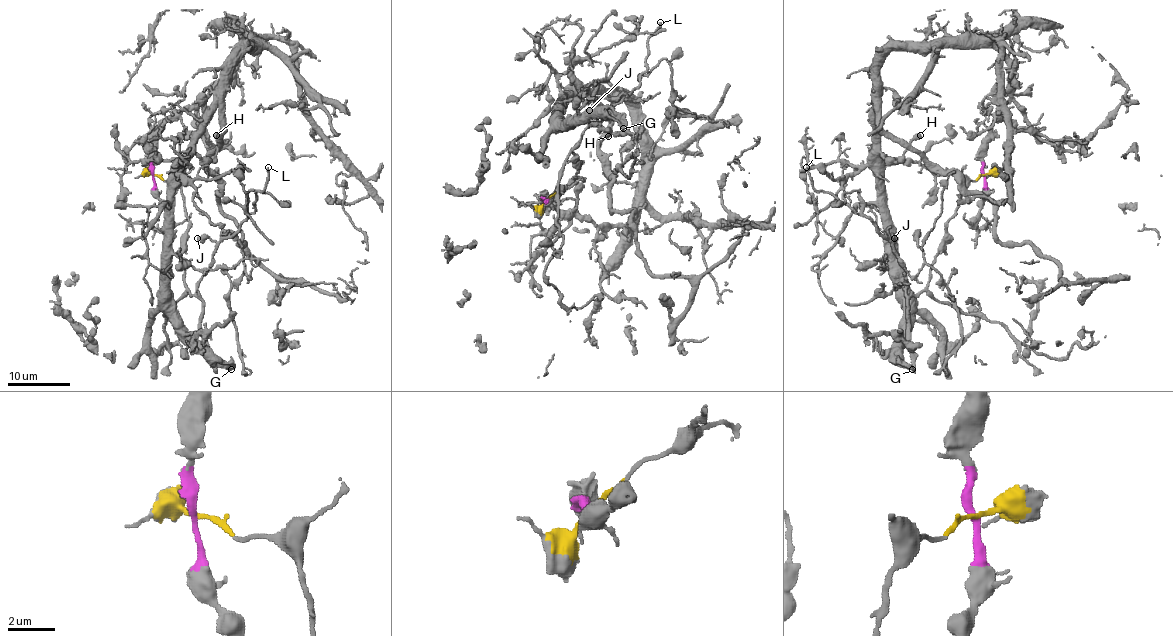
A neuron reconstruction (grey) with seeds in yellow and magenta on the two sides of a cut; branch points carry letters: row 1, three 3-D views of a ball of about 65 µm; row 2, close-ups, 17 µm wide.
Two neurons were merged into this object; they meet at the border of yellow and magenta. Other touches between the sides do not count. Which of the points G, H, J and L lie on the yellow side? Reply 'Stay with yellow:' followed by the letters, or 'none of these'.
Stay with yellow: J, L

